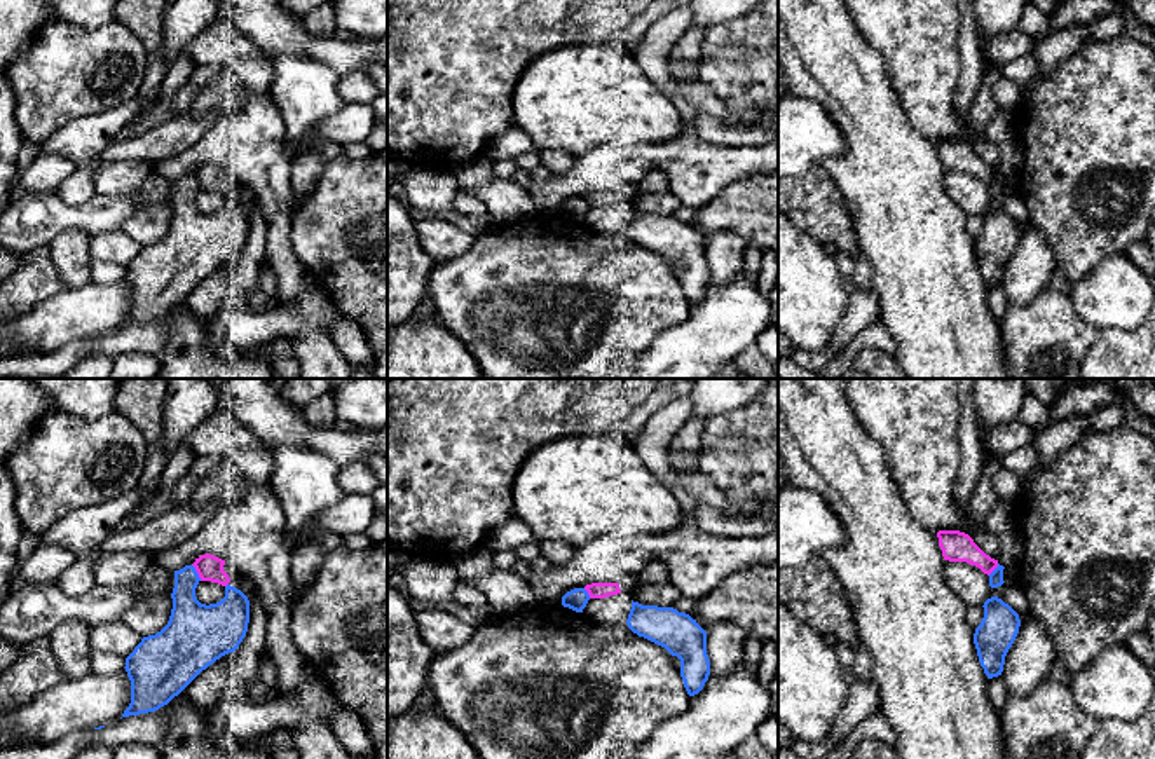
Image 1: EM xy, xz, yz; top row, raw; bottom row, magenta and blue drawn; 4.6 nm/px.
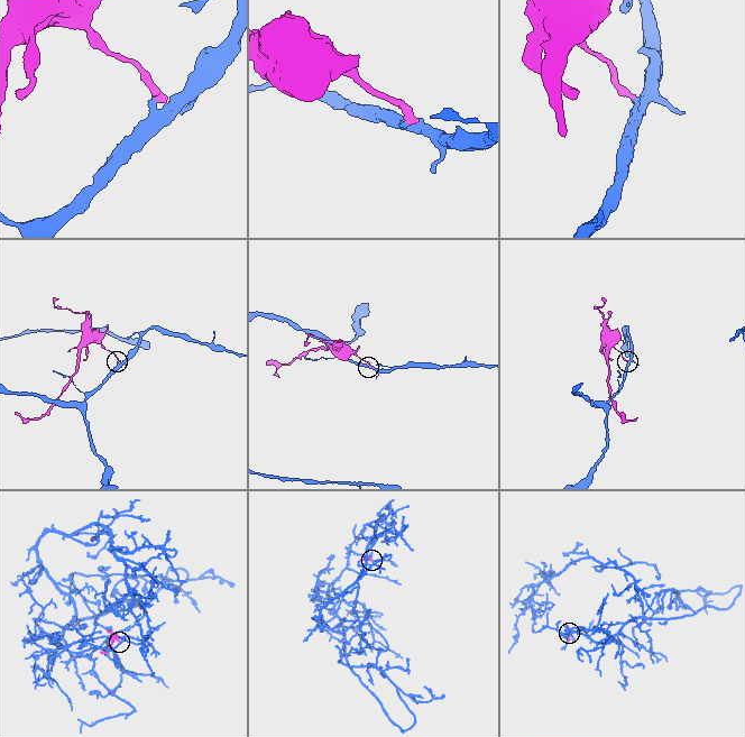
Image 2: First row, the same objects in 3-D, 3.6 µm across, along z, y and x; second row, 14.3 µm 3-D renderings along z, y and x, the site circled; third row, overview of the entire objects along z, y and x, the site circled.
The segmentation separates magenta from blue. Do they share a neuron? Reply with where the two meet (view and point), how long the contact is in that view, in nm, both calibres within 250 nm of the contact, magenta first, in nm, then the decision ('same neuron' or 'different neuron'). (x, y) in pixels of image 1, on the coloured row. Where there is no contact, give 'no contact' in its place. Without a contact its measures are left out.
xy (198, 573) | 90 nm | 120/240 nm | different neuron

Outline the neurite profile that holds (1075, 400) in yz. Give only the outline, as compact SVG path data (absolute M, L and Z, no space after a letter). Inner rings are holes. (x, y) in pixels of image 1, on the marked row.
M1089 382L1087 386L1066 386L1049 407L1054 422L1071 417L1087 417L1099 408L1106 408L1115 400L1125 398L1115 384Z

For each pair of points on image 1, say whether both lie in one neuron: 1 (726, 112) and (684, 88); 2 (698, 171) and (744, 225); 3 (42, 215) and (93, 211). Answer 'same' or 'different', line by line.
1: same
2: different
3: same

